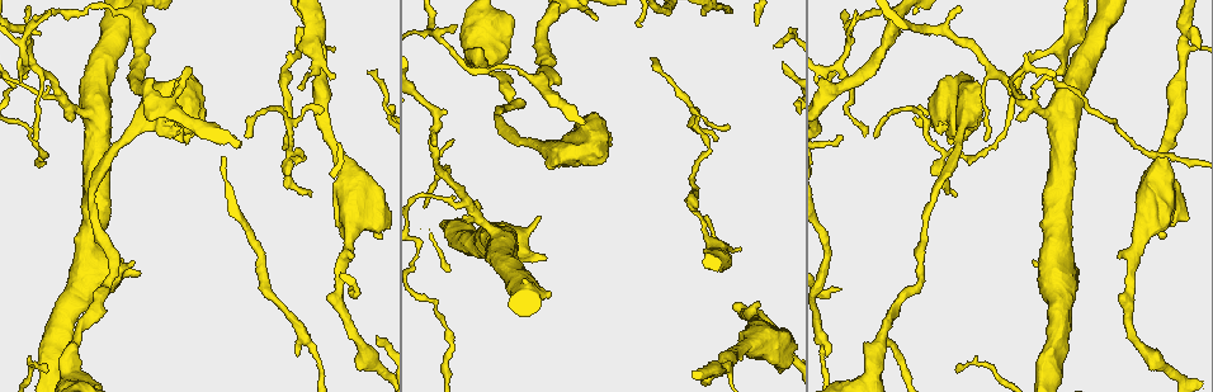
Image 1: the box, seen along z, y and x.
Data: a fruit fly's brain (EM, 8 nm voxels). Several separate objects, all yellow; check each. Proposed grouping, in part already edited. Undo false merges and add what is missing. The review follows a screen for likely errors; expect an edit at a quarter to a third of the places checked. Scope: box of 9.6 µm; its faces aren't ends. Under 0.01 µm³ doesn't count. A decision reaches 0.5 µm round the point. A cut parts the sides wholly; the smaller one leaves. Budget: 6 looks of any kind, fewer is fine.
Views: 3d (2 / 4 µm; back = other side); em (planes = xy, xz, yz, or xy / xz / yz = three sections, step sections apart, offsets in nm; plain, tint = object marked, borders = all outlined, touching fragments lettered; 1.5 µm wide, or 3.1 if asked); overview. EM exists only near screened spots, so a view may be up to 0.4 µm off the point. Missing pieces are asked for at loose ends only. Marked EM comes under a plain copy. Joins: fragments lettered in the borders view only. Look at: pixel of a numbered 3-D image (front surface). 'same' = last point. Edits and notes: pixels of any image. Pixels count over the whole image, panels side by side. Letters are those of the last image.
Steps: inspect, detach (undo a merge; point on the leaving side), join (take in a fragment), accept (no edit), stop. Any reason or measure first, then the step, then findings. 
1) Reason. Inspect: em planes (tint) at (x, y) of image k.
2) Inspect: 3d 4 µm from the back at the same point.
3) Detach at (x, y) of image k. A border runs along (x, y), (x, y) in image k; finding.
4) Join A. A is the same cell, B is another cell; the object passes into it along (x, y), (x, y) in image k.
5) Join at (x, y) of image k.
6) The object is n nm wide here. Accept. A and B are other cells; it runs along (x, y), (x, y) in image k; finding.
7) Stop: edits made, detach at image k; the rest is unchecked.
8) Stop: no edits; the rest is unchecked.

Branch point. Inspect: em xy step 8 (tint) at (1021, 97) of image 1.

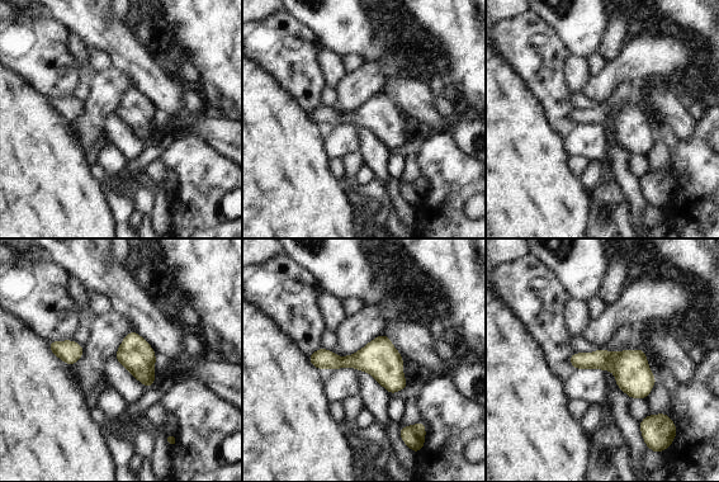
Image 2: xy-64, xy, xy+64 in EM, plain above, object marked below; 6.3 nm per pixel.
Inspect: em planes (borders) at the same point.

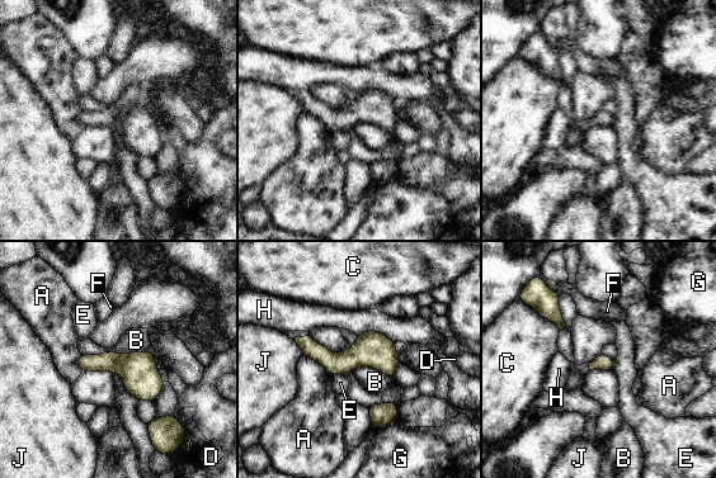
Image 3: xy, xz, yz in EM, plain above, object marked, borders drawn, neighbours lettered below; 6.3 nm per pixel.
The longest contact is with B, 260 nm. Accept. A, B, C, D, E, F, G, H and J are other cells; continuous, no second neuron.

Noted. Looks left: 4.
Branch stops here. Inspect: em planes (borders) at (741, 248) of image 1.

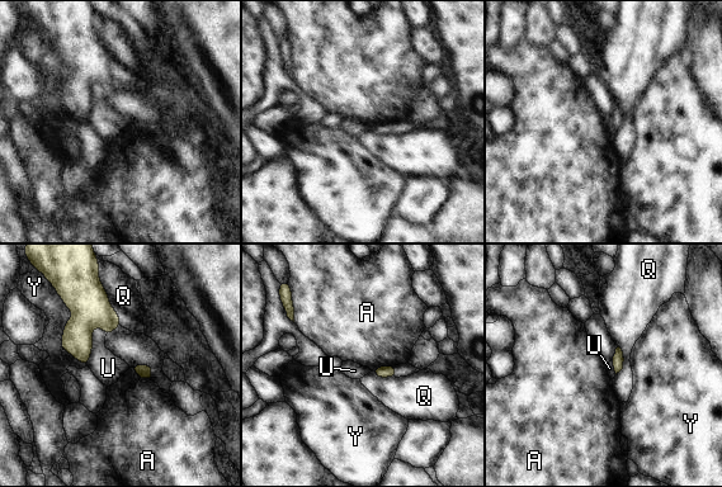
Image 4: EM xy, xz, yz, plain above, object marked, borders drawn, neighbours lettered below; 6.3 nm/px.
Accept. A, Q, U and Y are other cells; a border runs along (131, 367), (141, 378), (151, 381) in image 4; no lettered fragment goes on from it.

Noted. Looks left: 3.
A fork. Inspect: 3d 2 µm at (429, 33) of image 1.

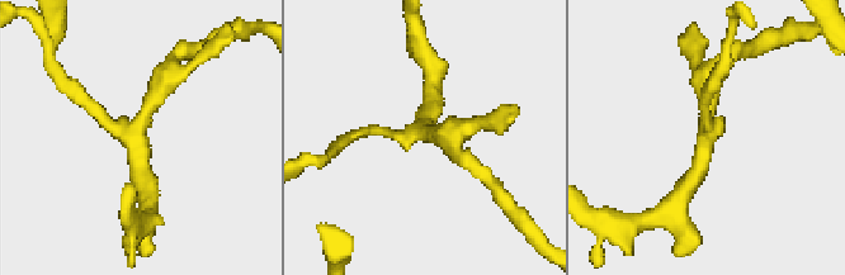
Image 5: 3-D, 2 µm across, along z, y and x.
Inspect: em yz step 4 (tint) at (145, 121) of image 5.

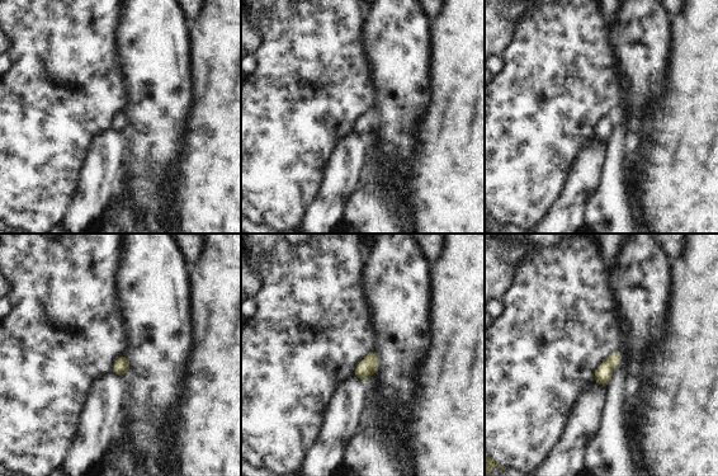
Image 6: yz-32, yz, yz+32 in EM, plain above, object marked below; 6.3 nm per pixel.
Inspect: em planes (borders) at the same point.

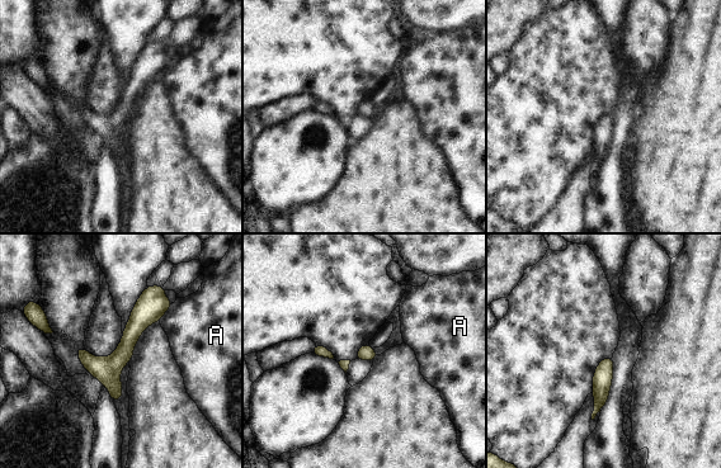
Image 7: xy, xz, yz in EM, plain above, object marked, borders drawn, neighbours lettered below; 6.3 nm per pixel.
Accept. A is another cell; it runs along (160, 288), (114, 363), (114, 397) in image 7; one neuron here.

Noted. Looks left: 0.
Stop: no edits; the rest is unchecked.

